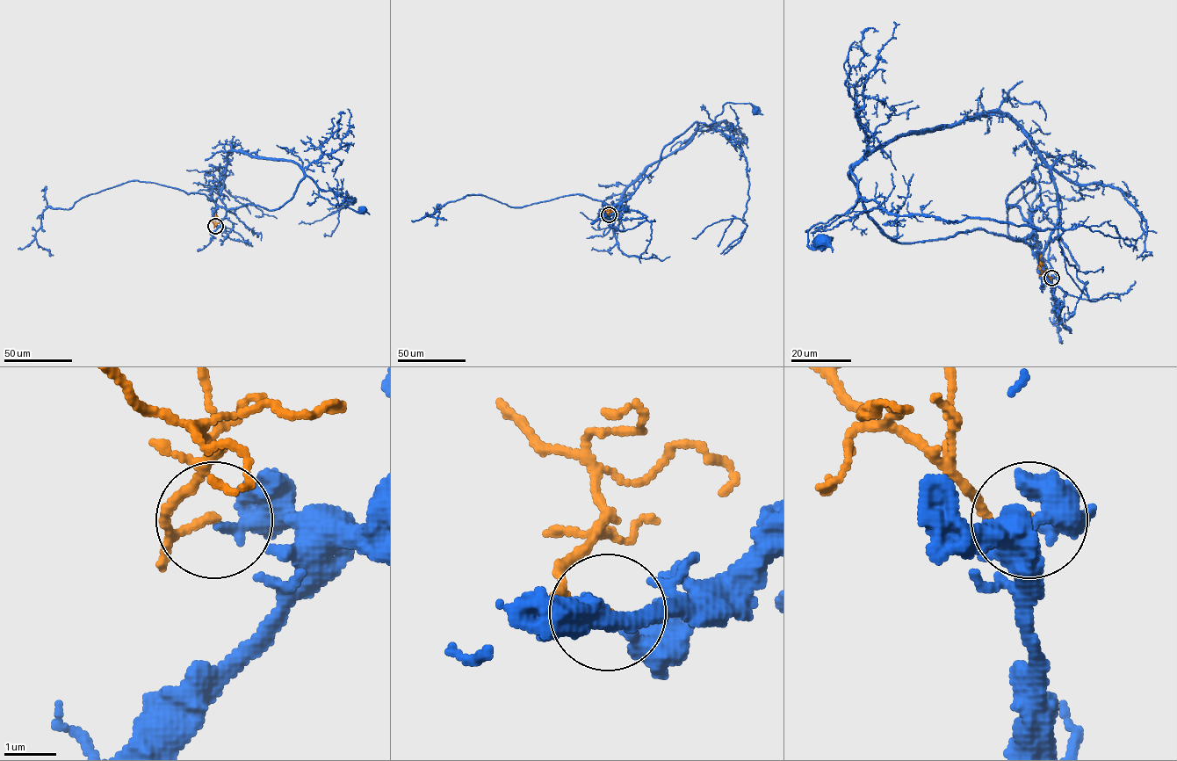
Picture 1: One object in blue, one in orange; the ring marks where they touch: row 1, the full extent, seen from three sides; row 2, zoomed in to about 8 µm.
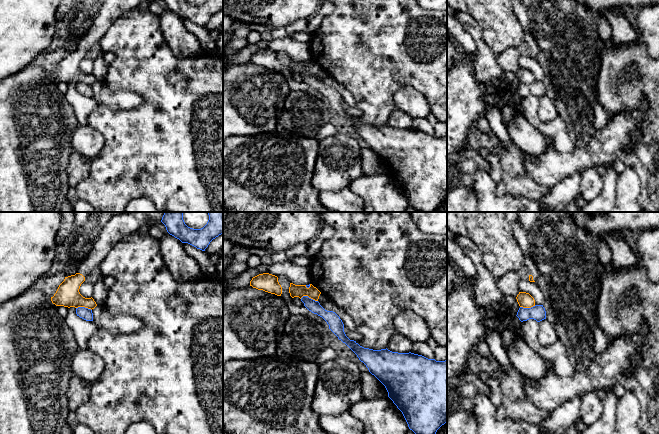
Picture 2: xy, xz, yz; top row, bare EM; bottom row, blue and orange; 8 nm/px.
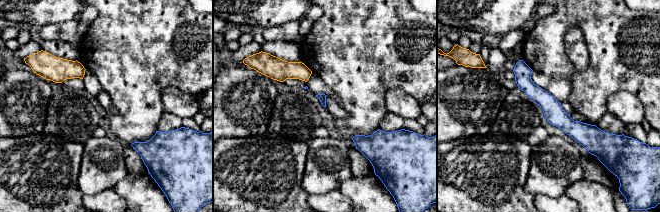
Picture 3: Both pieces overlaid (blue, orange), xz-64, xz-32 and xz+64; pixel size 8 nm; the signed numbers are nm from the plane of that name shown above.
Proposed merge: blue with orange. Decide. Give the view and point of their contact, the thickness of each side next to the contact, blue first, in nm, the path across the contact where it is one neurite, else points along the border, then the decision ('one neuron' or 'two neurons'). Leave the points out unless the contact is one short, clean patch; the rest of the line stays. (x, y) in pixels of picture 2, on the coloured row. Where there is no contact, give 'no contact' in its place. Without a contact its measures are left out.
meets blue in xz at (308, 297); 100 nm thick on the blue side, 100 nm on the other; border along xz (300, 298), (308, 296), (317, 301); two neurons

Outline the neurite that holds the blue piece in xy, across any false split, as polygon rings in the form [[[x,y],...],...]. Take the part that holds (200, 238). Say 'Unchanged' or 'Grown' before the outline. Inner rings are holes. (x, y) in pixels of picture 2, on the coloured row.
Unchanged. [[[164,212],[161,222],[167,232],[197,249],[205,251],[210,242],[223,233],[223,212],[208,212],[209,220],[201,229],[188,227],[183,220],[183,212]]]

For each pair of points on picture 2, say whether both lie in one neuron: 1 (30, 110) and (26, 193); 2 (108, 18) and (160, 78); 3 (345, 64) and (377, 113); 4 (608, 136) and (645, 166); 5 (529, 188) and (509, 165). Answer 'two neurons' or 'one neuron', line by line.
1: one neuron
2: two neurons
3: one neuron
4: one neuron
5: one neuron

